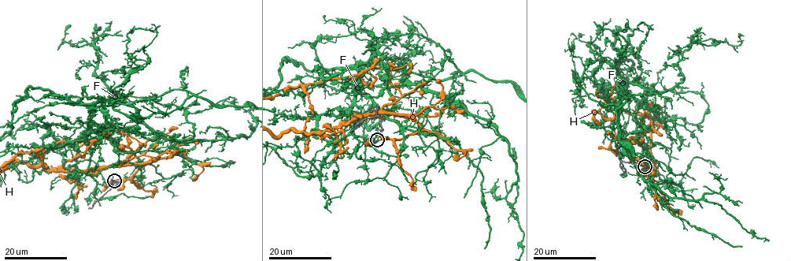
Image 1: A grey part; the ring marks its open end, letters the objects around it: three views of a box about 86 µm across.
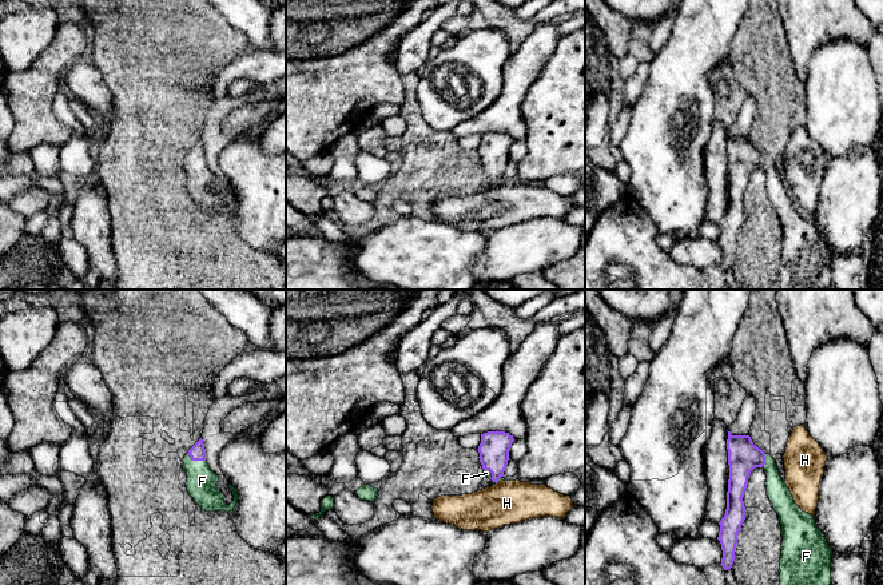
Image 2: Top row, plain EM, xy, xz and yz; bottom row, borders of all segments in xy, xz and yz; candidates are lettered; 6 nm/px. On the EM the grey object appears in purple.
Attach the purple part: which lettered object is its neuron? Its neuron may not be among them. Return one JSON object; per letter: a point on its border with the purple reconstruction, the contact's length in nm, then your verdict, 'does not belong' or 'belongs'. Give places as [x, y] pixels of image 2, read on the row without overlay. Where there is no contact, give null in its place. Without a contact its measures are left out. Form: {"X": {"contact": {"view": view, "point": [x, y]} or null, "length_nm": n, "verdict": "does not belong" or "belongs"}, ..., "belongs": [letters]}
{"F": {"contact": {"view": "xy", "point": [195, 160]}, "length_nm": 130, "verdict": "belongs"}, "H": {"contact": null, "verdict": "does not belong"}, "belongs": ["F"]}

